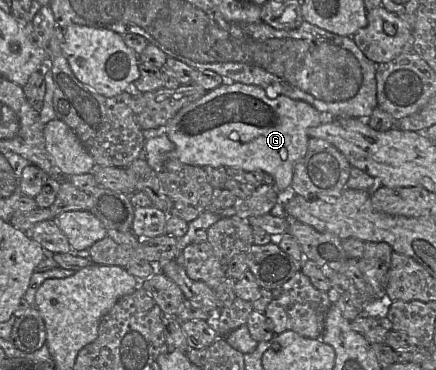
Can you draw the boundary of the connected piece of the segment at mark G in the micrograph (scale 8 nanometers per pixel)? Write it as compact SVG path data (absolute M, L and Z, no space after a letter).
M225 80L224 84L215 88L214 90L208 91L204 94L203 97L196 100L195 102L185 106L181 110L179 110L176 115L171 118L164 126L158 128L154 131L144 131L147 133L152 132L163 132L169 138L169 140L174 144L174 150L168 153L166 160L176 160L183 164L188 164L192 166L199 167L233 167L241 169L245 172L252 171L263 171L267 174L270 174L274 177L275 187L279 193L289 192L290 185L293 179L294 169L298 161L300 161L307 153L308 149L308 129L311 127L316 127L321 123L325 122L326 115L320 113L316 108L305 101L295 100L285 95L278 95L275 98L270 98L266 91L255 85L247 85L242 83L236 83L234 81Z

